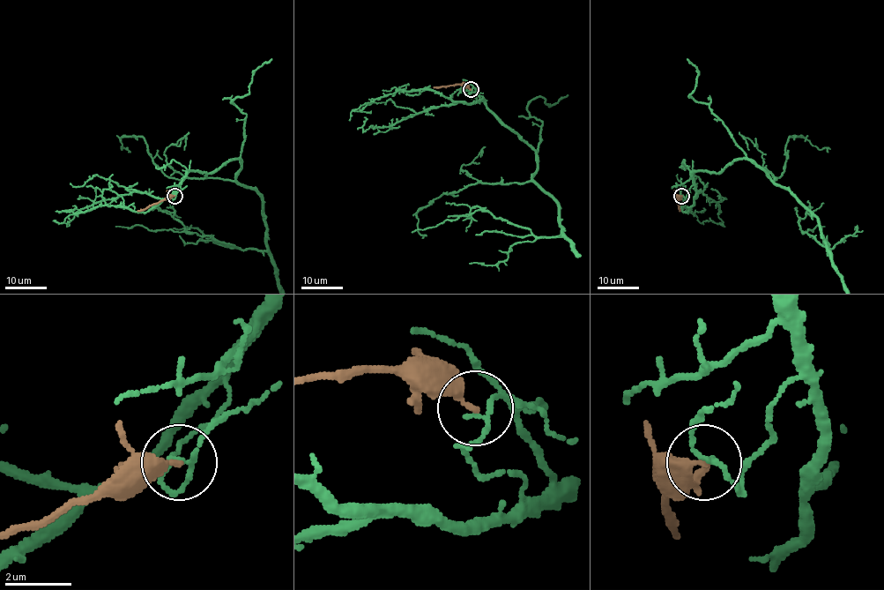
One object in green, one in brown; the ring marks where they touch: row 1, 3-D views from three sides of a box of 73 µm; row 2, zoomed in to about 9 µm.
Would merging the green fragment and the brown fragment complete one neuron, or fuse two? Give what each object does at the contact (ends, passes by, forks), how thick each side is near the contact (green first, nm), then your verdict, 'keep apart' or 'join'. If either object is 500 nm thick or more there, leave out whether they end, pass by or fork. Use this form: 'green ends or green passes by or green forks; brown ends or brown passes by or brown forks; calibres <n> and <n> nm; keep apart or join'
green passes by; brown ends; calibres 120 and 260 nm; keep apart

